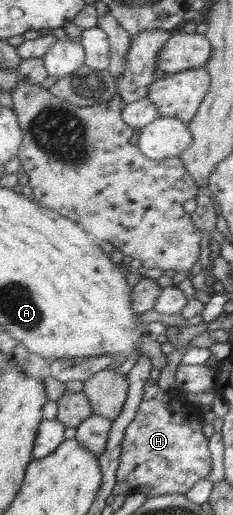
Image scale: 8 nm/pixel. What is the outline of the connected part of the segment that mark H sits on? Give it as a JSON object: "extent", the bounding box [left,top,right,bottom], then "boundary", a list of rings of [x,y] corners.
{"extent":[116,381,212,497],"boundary":[[[147,381],[143,397],[134,418],[127,424],[121,444],[116,480],[128,482],[131,492],[139,492],[147,497],[159,494],[186,494],[193,484],[208,477],[212,468],[208,439],[202,432],[203,418],[198,412],[197,403],[183,396],[178,389],[164,391],[157,382]]]}

